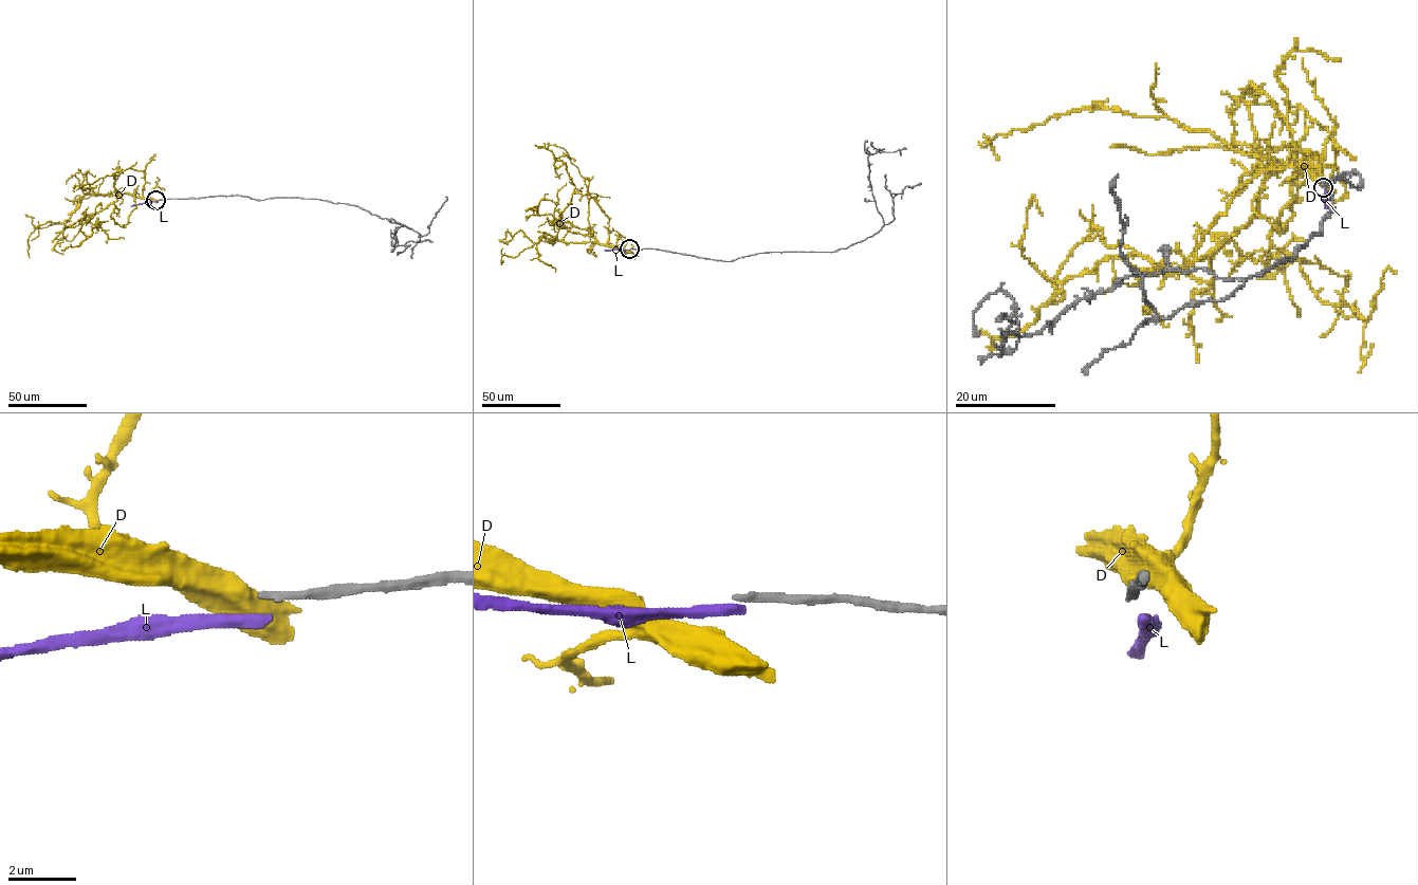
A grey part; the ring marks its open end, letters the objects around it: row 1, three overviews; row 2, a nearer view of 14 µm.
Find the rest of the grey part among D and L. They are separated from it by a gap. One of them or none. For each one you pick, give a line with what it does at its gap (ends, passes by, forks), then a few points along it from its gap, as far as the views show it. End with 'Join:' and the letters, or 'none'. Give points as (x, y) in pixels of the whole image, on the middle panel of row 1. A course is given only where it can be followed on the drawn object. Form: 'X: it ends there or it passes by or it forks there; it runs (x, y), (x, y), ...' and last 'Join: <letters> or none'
Join: none

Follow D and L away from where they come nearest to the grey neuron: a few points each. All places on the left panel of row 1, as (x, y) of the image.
D: (154, 200), (120, 194), (89, 218), (95, 225), (100, 224), (86, 236), (81, 225), (99, 204), (99, 208)
L: (155, 201), (130, 206)

